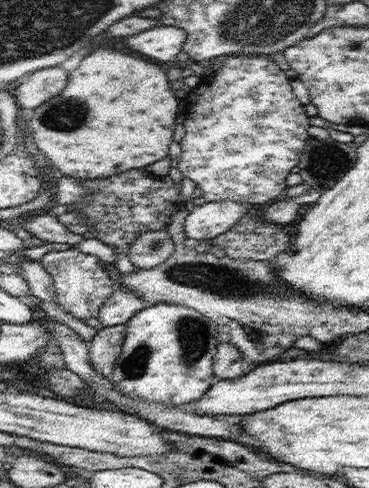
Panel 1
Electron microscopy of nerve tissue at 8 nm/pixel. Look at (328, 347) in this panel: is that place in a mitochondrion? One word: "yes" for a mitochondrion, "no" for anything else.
no

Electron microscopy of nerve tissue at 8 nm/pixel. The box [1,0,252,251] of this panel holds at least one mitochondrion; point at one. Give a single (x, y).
(68, 115)

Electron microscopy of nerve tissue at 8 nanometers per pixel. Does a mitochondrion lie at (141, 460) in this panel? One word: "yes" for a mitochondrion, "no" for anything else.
no

